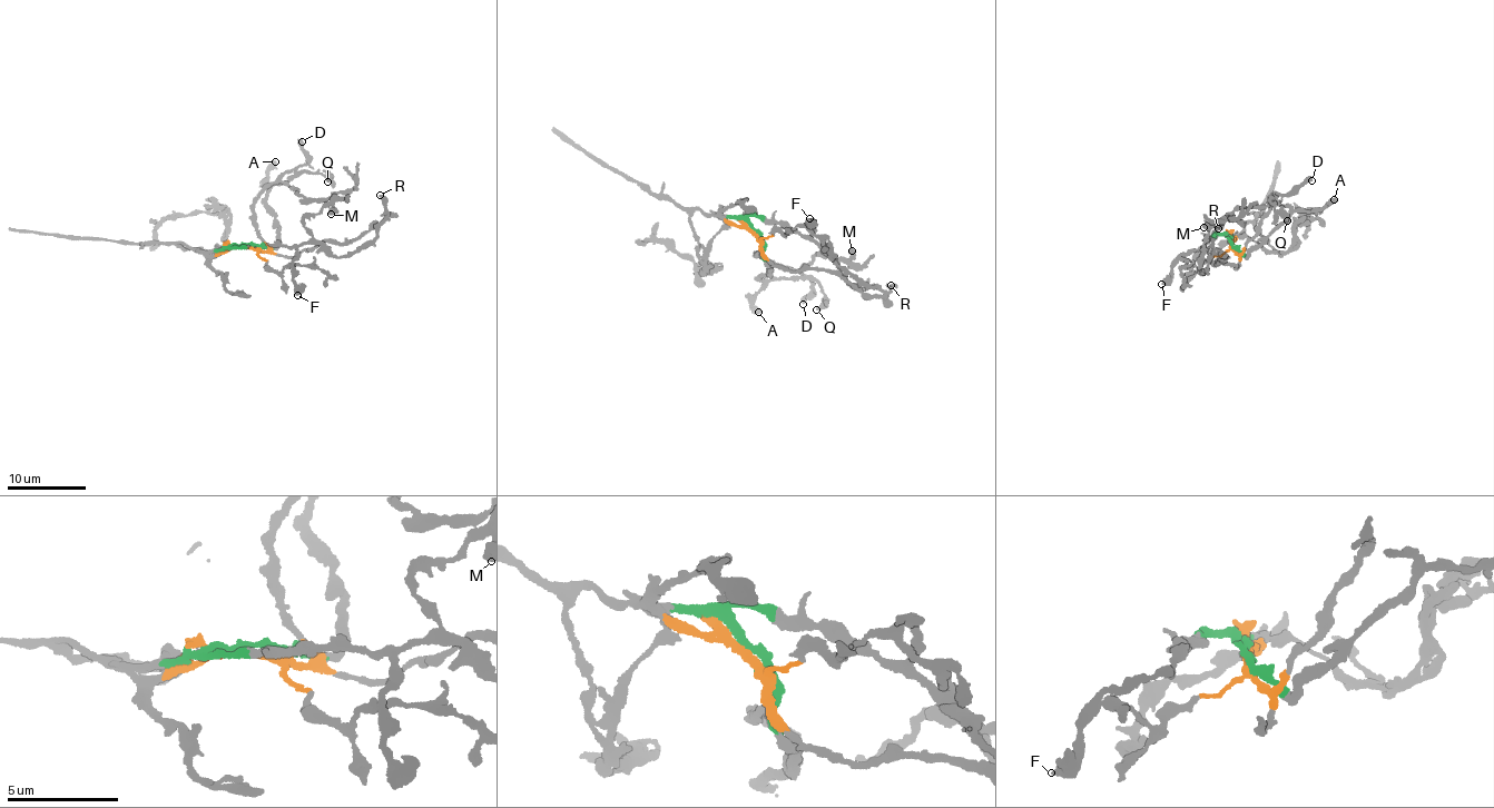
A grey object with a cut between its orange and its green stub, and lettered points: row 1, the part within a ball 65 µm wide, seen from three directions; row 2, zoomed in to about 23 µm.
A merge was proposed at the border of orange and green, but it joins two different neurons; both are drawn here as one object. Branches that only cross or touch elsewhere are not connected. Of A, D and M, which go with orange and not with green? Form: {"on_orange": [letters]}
{"on_orange": ["D"]}

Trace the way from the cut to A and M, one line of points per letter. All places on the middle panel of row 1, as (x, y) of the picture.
A: (755, 230), (762, 239), (766, 264), (770, 267), (760, 278), (762, 284), (753, 306), (759, 313)
M: (755, 230), (750, 215), (785, 223), (825, 246), (825, 242), (836, 258), (847, 258), (852, 249)

